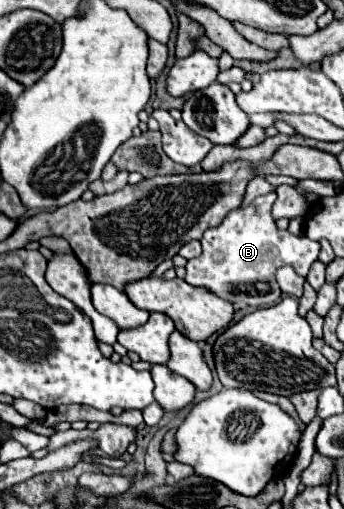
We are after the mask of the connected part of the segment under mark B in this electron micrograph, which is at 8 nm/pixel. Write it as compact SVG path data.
M272 191L254 199L246 209L230 211L218 227L210 227L202 237L202 255L190 259L186 265L186 281L196 287L208 287L218 297L236 305L244 303L260 307L278 303L282 291L278 289L274 271L282 265L292 265L298 275L306 277L310 265L318 259L320 243L276 229L270 215L274 201L276 193Z

